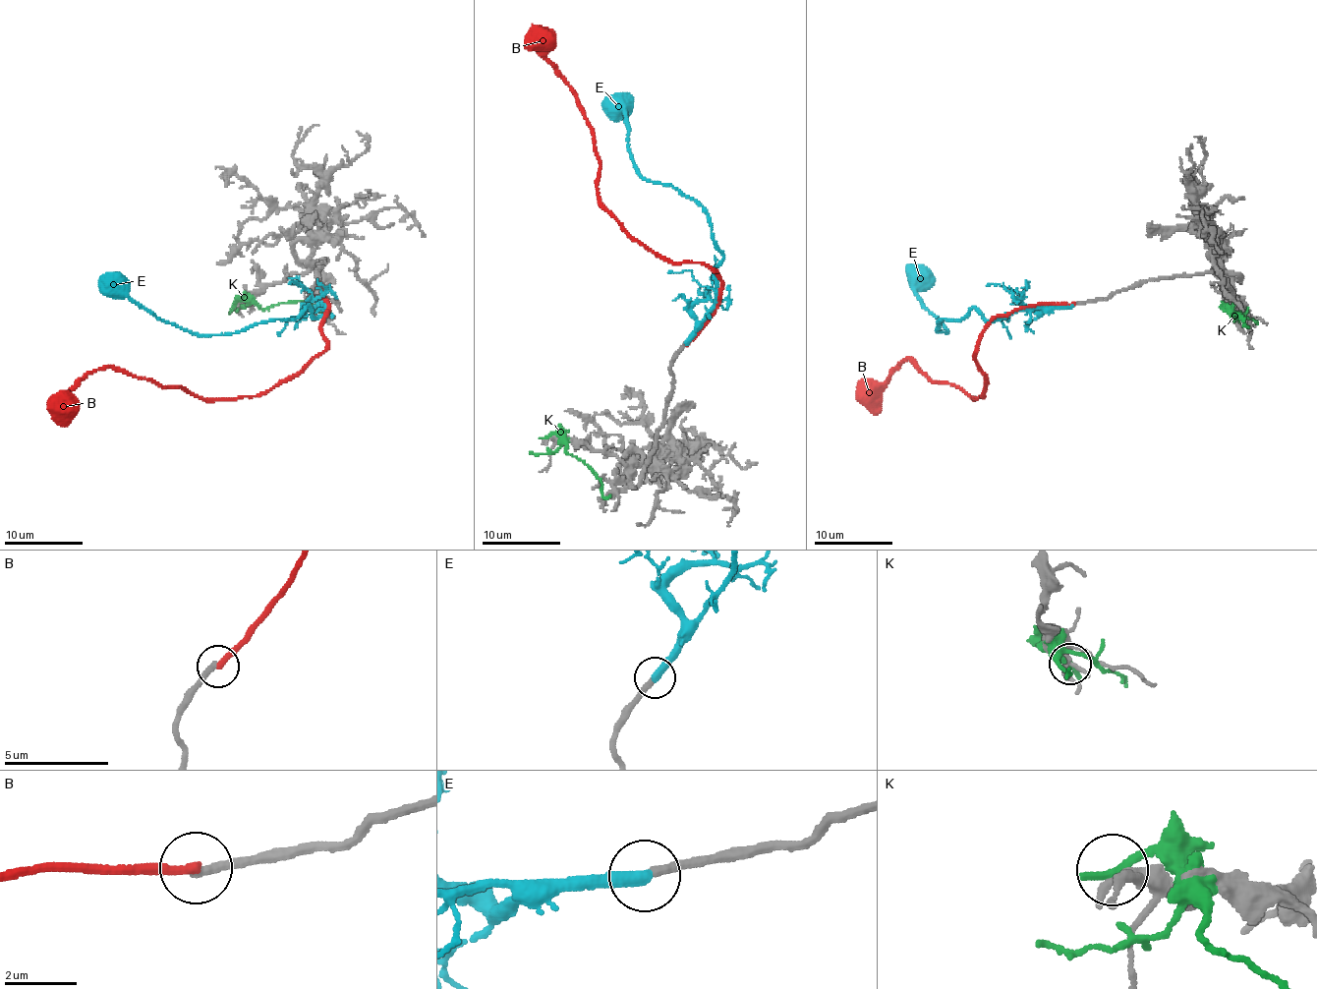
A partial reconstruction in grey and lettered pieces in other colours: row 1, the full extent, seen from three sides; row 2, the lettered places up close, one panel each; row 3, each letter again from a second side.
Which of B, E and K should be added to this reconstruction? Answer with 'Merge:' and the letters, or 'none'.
Merge: B

